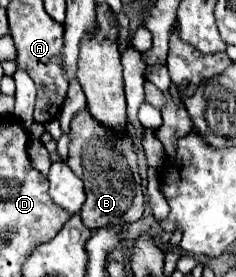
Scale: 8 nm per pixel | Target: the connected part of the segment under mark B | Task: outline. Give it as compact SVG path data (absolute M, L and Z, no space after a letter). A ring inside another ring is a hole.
M82 110L72 118L68 164L82 180L86 180L84 184L86 202L80 210L80 216L88 228L100 228L104 224L122 226L142 216L144 196L142 196L142 184L140 184L136 154L134 154L130 136L126 138L120 138L116 134L112 136L112 132L100 126L90 116L88 110ZM84 170L88 172L92 170L92 178L90 174L84 174Z

